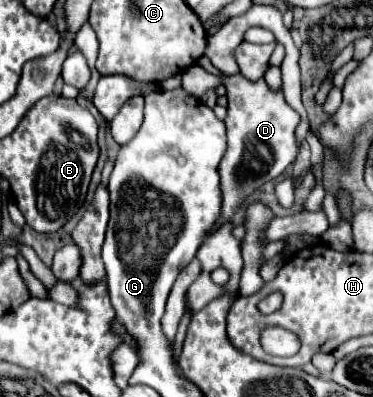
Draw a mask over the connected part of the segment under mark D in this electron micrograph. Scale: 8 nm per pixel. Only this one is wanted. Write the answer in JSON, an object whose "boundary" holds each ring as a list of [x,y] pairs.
{"boundary":[[[208,57],[198,59],[198,65],[208,73],[222,79],[222,85],[228,93],[228,115],[226,115],[226,129],[228,129],[228,151],[220,163],[220,187],[222,187],[222,223],[226,223],[234,209],[242,205],[242,201],[258,189],[262,183],[276,179],[300,153],[300,145],[296,141],[296,127],[300,125],[300,115],[294,111],[286,99],[284,91],[272,91],[266,79],[250,81],[244,75],[226,75],[218,71]]]}

